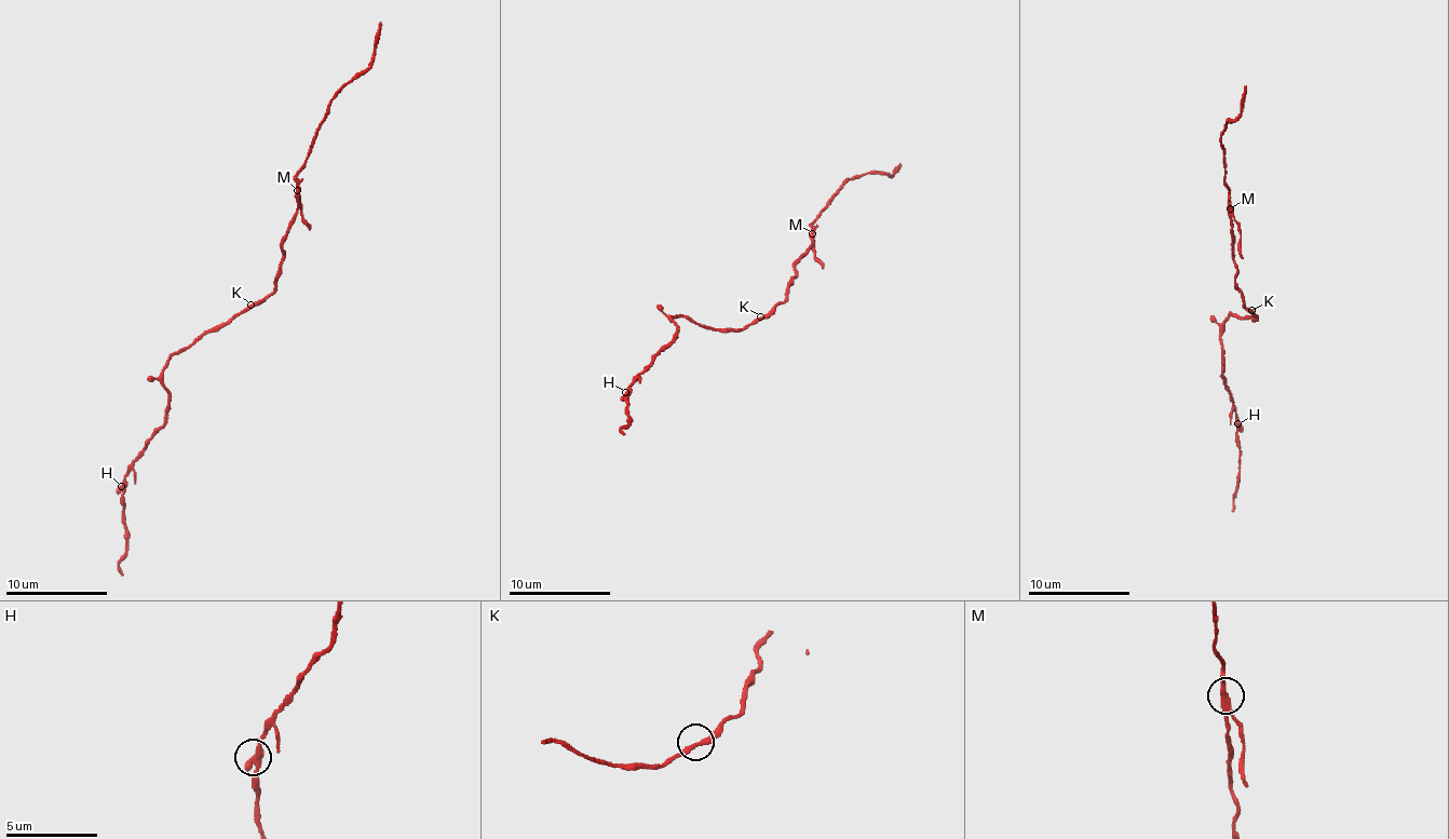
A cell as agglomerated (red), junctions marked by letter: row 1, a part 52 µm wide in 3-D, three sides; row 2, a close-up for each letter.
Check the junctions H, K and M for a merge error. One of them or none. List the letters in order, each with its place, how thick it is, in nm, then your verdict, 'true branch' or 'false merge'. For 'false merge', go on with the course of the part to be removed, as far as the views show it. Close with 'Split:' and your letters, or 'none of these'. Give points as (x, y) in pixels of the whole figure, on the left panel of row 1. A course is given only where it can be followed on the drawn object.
H: place (121, 486); calibre 340 nm; true branch
K: place (251, 305); calibre 240 nm; true branch
M: place (297, 190); calibre 360 nm; false merge; course (298, 190), (301, 221), (311, 229)
Split: M

